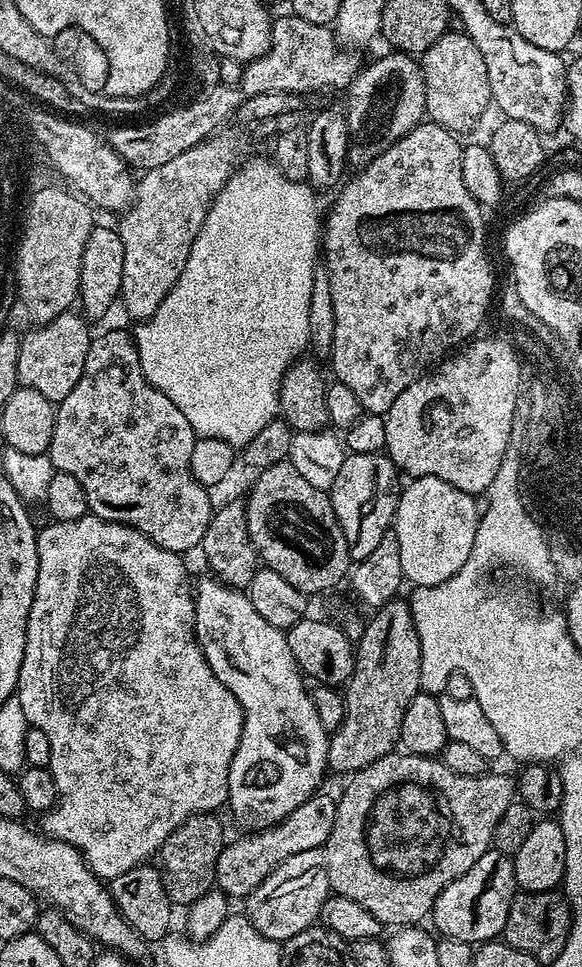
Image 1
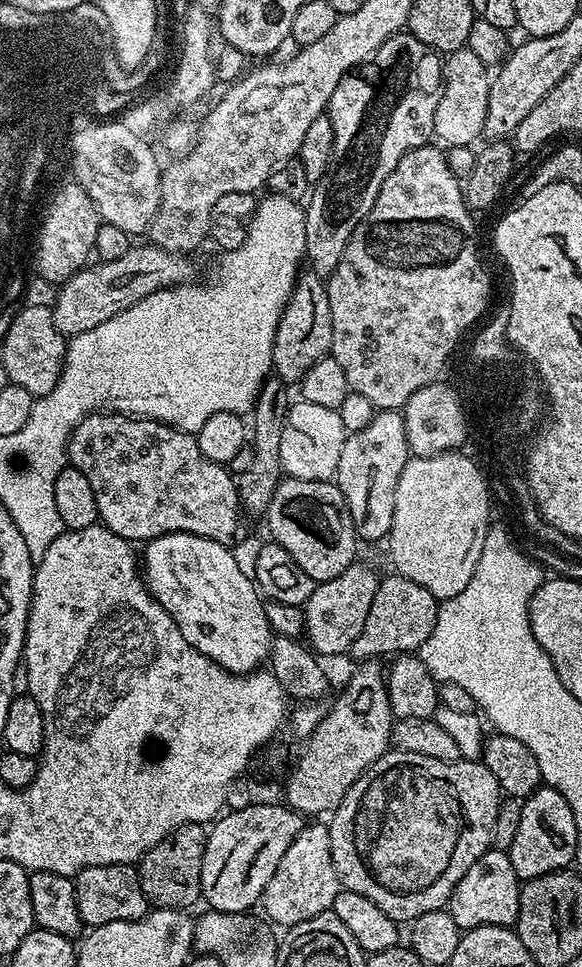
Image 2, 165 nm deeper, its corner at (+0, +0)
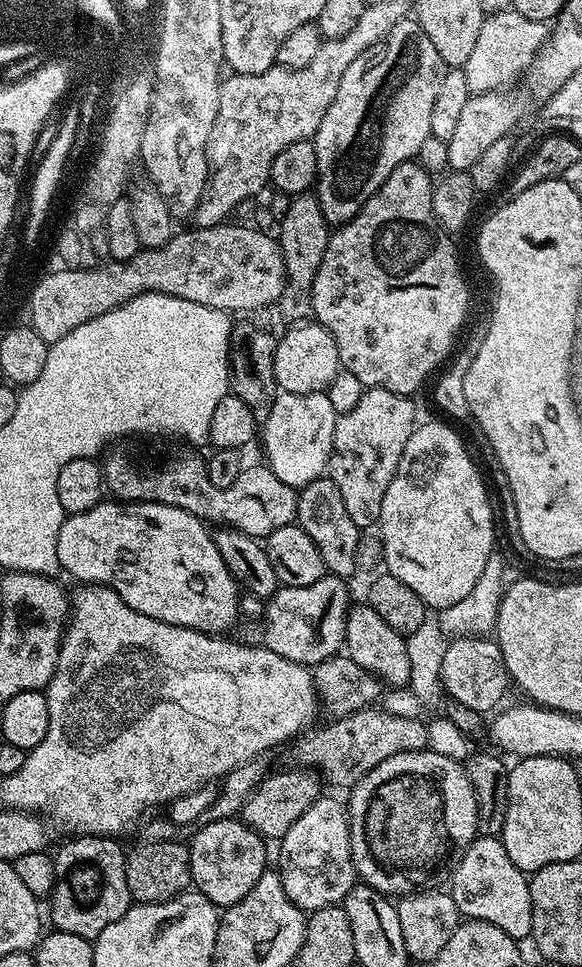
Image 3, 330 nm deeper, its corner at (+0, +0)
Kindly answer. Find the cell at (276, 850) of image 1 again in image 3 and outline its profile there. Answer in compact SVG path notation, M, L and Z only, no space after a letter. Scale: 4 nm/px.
M240 818L210 822L195 830L196 837L190 840L189 847L191 883L195 891L201 892L217 909L234 906L254 890L254 882L258 882L269 867L269 845L255 828L249 828Z

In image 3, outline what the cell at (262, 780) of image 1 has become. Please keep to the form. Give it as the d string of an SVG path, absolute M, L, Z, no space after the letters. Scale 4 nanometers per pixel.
M101 502L94 506L89 512L82 514L71 514L65 519L62 530L58 534L58 565L61 569L65 568L74 579L80 580L84 584L102 584L113 588L138 614L146 614L155 620L177 624L183 628L193 628L199 632L209 634L224 634L228 627L240 616L240 596L242 589L232 577L232 572L228 569L226 562L222 560L222 554L218 552L218 546L211 531L207 532L205 521L199 520L197 516L191 516L186 510L175 508L169 504L149 504L147 502Z

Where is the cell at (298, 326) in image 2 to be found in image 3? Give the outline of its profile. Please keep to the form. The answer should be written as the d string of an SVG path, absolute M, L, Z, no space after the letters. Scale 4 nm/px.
M306 191L291 197L289 209L278 221L278 228L278 243L284 259L284 289L278 301L278 309L286 319L292 320L288 322L304 322L312 316L312 283L314 274L318 274L318 266L322 266L322 254L326 254L330 226L315 195Z

